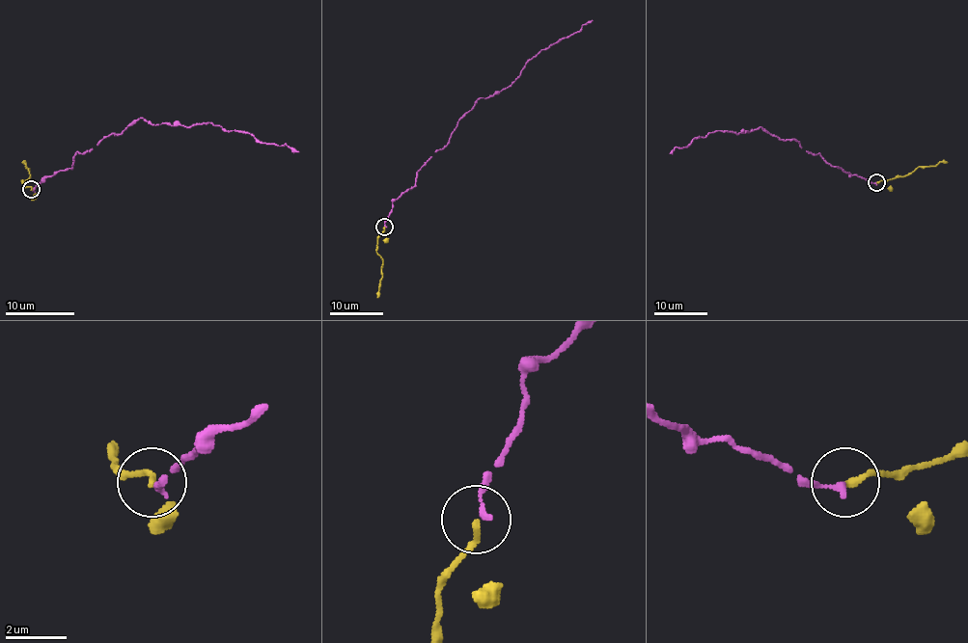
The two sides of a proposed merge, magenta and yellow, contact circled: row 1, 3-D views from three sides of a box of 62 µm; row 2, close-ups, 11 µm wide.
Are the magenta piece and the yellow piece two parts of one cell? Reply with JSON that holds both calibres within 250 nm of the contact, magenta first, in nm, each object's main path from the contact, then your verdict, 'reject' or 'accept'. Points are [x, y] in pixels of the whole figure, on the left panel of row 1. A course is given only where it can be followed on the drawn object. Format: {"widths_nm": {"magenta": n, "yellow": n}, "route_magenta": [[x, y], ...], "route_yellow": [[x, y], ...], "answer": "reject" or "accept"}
{"widths_nm": {"magenta": 190, "yellow": 190}, "route_magenta": [[33, 188], [60, 170], [70, 170], [77, 152], [90, 152], [141, 118], [152, 124], [217, 124], [298, 152]], "route_yellow": [[31, 188], [22, 183], [29, 178], [29, 170], [22, 163]], "answer": "accept"}

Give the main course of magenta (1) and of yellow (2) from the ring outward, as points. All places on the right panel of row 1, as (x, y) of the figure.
1: (877, 182), (830, 166), (793, 139), (779, 139), (760, 126), (738, 133), (710, 132), (670, 153)
2: (877, 182), (910, 174), (919, 167), (947, 162)

